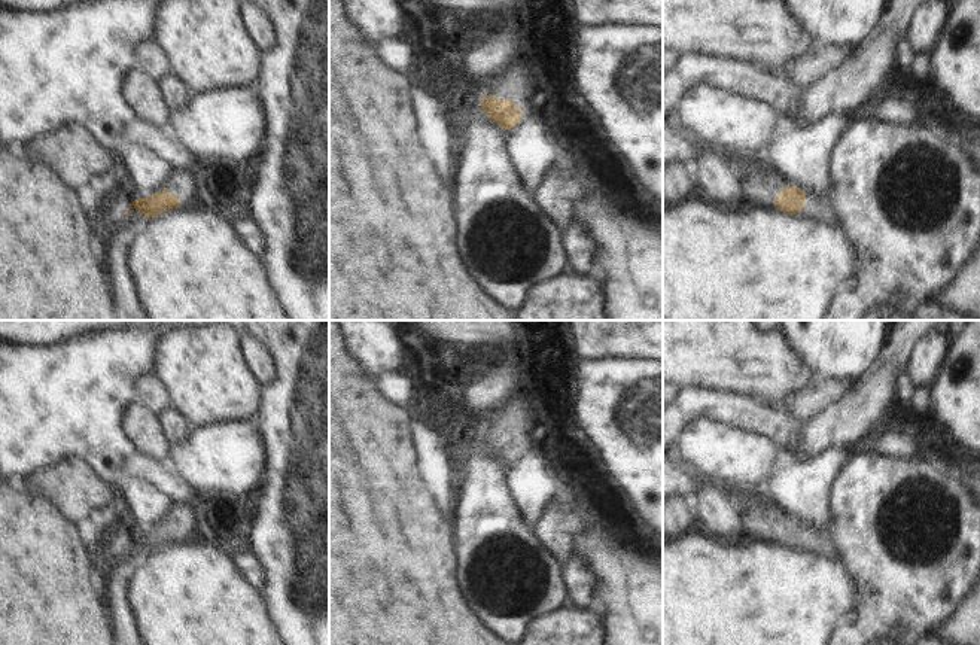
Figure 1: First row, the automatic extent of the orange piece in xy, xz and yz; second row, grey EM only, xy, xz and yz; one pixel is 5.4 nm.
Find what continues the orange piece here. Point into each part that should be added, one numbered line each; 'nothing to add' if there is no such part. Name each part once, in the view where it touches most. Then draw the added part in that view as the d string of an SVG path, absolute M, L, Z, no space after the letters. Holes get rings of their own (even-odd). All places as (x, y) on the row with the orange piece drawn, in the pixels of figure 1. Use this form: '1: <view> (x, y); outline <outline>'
1: xz (519, 81); outline M521 55L491 79L490 94L509 98L517 107L529 110L539 106L541 76L529 55Z
2: yz (812, 207); outline M806 195L801 207L801 215L807 219L815 219L824 223L839 223L834 207L828 201L818 200L815 195Z

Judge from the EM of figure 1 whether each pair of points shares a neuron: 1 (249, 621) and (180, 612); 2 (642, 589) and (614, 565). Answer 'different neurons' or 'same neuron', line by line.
1: same neuron
2: same neuron

